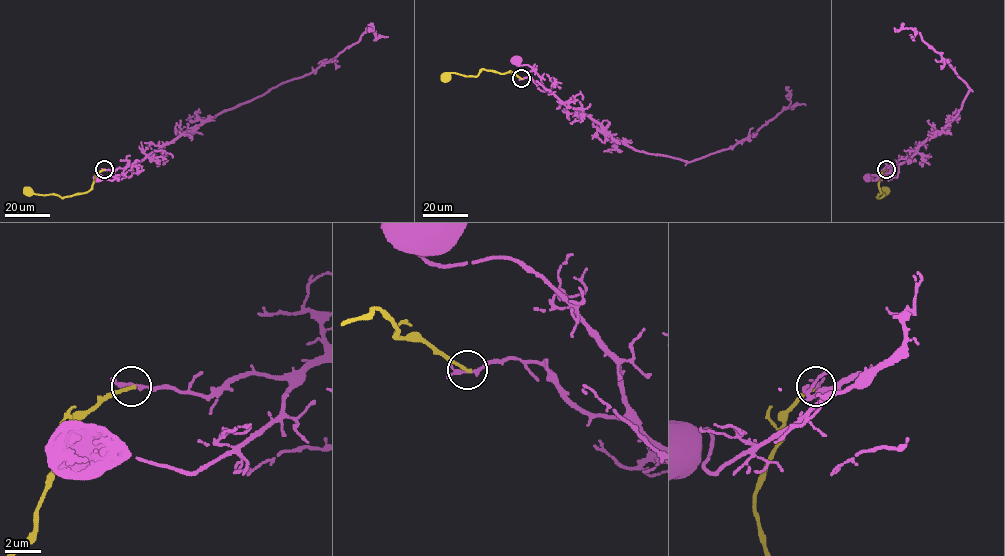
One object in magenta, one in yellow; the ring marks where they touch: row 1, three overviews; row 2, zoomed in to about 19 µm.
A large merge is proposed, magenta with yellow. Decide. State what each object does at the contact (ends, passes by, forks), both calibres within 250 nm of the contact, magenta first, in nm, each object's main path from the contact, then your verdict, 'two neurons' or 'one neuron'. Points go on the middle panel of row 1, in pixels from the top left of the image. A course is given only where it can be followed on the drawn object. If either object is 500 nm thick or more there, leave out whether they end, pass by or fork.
magenta ends; yellow ends; calibres 260 and 180 nm; course magenta (521, 79), (530, 77), (541, 84), (541, 78), (530, 66), (517, 65), (515, 60); course yellow (521, 78), (511, 71), (502, 73), (483, 69), (476, 76), (446, 74); two neurons

